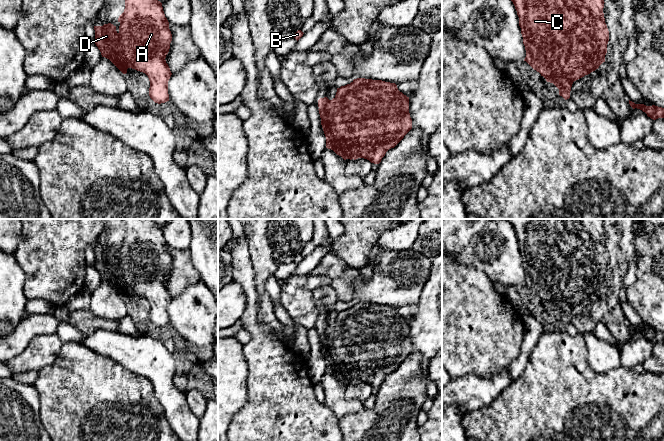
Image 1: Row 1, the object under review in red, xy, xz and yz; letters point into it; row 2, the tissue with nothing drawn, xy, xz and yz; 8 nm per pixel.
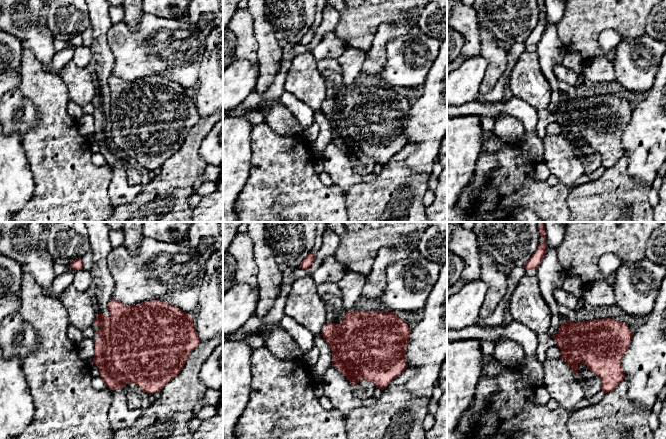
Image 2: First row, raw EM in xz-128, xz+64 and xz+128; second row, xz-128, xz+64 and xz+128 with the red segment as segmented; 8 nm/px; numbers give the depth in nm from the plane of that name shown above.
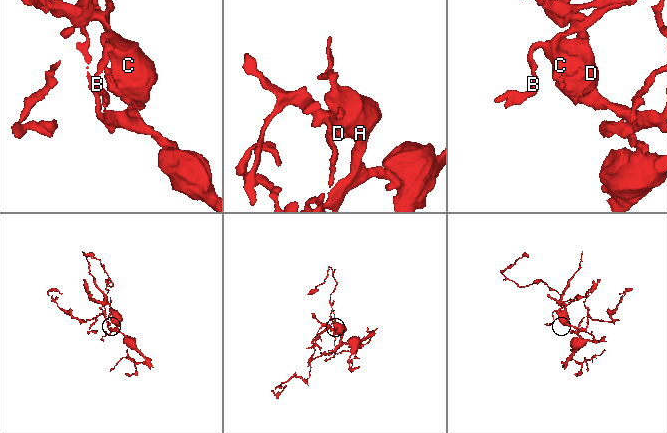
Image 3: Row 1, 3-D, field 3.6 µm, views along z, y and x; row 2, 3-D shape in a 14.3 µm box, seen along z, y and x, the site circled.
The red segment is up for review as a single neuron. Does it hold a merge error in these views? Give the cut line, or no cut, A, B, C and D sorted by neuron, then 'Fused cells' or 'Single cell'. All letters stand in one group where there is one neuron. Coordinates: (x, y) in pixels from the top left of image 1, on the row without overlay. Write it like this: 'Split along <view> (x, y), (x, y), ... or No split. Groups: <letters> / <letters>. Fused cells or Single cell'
Split along xz (334, 322), (333, 348), (342, 360), (357, 368), (363, 381). Groups: A B C / D. Fused cells

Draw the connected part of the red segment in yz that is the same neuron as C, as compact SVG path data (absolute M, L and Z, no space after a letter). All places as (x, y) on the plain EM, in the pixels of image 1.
M508 219L519 241L526 285L545 303L564 300L576 305L585 298L585 285L604 278L609 265L601 219Z

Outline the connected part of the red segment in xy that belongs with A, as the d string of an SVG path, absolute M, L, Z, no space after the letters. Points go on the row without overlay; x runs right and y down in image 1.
M123 219L125 222L124 236L119 240L119 261L122 271L128 280L133 280L136 287L142 286L145 298L150 305L149 320L158 328L169 325L168 305L172 299L166 279L170 273L172 258L169 246L165 241L162 227L149 219Z

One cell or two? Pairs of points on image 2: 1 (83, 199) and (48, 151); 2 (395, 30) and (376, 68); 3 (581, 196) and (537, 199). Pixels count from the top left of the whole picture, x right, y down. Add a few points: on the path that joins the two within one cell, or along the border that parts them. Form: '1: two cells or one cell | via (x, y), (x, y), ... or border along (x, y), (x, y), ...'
1: one cell | via (71, 187), (67, 183), (64, 173), (55, 163)
2: one cell | via (385, 38), (379, 45), (376, 58)
3: two cells | border along (571, 189), (567, 198), (567, 208), (569, 211)

